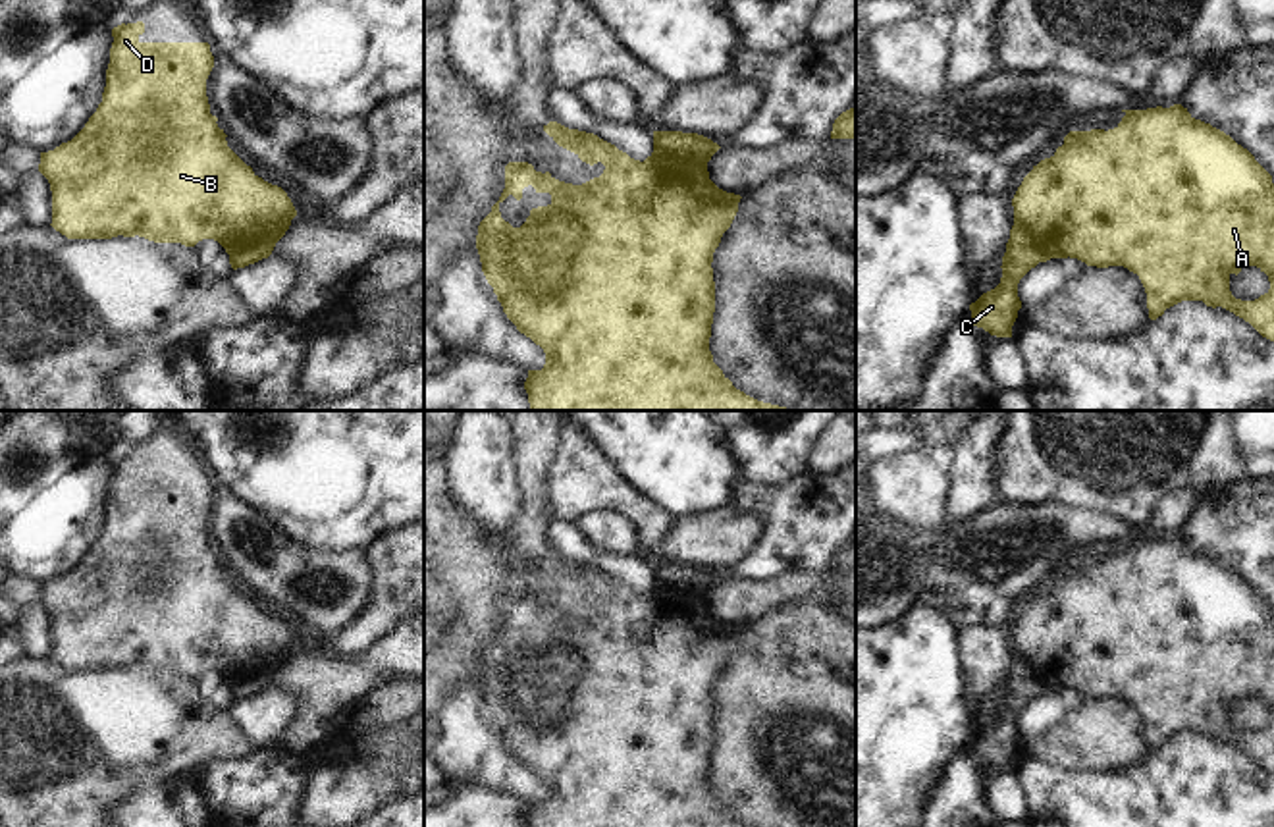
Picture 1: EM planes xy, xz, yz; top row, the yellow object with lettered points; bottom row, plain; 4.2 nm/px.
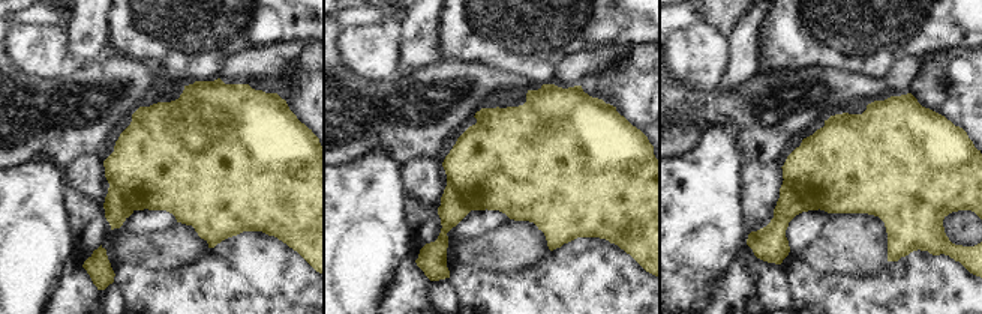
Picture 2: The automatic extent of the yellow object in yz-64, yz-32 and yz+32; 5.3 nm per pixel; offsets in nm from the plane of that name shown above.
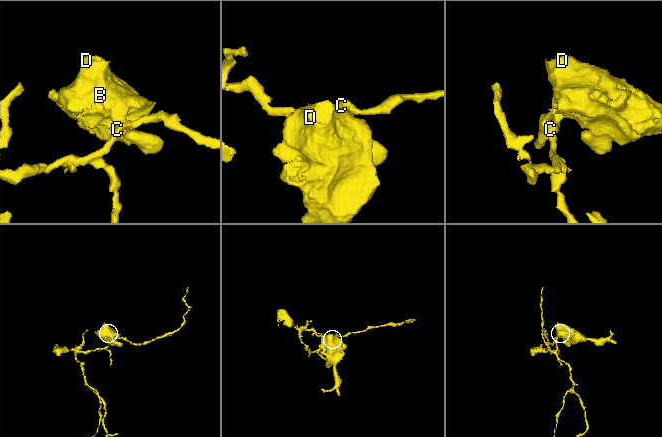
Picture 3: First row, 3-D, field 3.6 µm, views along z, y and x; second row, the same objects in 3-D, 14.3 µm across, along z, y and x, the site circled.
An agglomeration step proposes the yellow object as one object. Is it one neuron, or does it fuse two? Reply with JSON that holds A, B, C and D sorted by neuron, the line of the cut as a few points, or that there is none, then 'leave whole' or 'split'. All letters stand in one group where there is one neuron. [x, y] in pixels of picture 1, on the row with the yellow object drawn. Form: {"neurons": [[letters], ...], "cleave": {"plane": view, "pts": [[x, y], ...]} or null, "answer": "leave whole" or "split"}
{"neurons": [["A", "B", "D"], ["C"]], "cleave": {"plane": "xy", "pts": [[290, 220], [272, 234], [243, 240], [228, 253]]}, "answer": "split"}

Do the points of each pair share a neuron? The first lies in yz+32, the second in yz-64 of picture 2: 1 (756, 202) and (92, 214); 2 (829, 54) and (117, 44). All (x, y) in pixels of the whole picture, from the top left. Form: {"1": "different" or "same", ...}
{"1": "different", "2": "same"}

